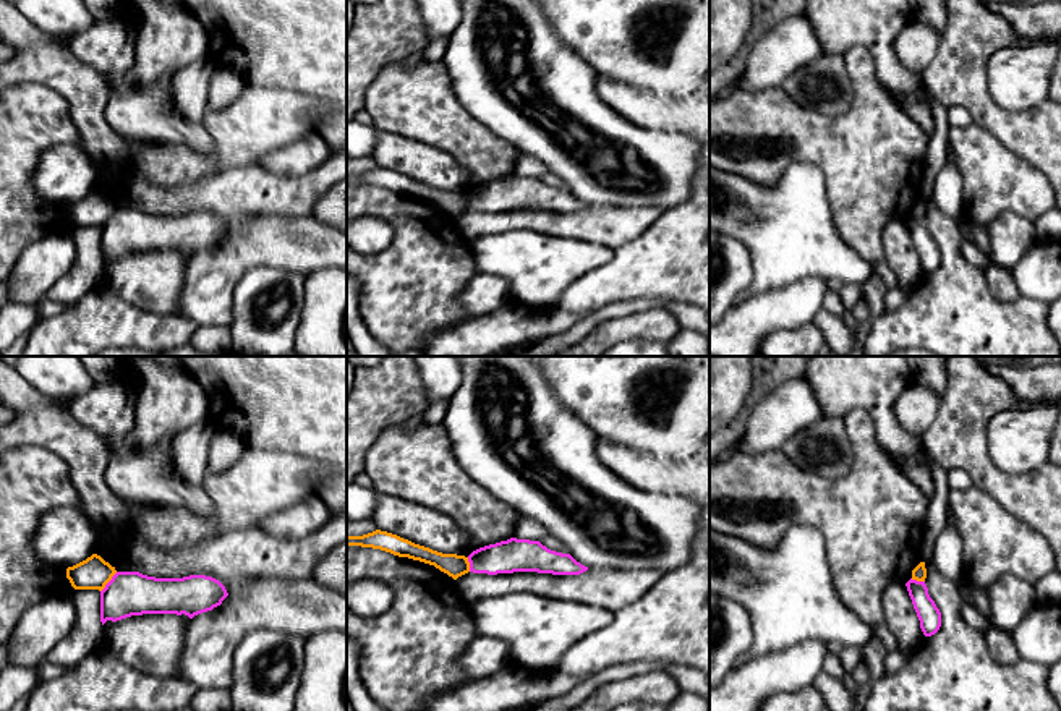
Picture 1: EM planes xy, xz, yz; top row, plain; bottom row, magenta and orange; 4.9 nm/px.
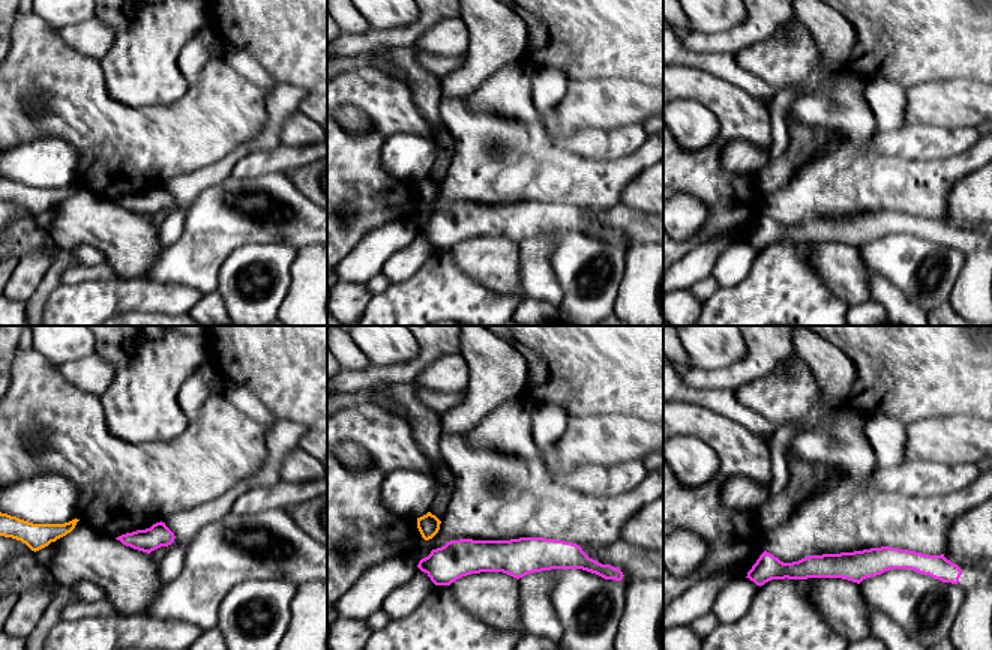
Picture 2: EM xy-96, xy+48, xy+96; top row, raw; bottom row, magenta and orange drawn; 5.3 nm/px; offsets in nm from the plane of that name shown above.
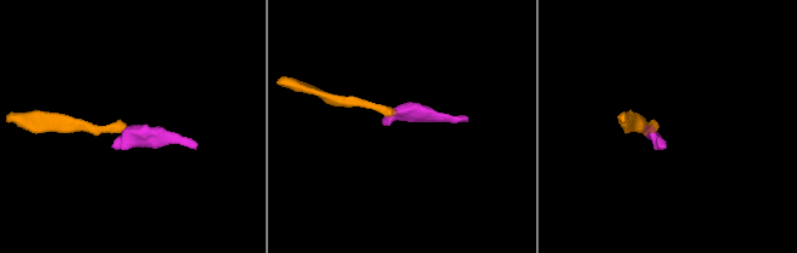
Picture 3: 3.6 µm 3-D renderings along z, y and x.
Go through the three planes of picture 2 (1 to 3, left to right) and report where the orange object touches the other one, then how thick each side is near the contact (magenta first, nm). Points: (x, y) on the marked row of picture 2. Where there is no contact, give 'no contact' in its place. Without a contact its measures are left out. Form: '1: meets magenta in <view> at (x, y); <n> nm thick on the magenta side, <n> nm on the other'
1: no contact
2: no contact
3: no contact

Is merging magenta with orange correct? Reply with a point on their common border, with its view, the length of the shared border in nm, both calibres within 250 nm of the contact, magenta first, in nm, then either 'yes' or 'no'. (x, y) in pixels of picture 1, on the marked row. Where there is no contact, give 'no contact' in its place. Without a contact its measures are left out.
contact xy (109, 582); length 130 nm; calibres 220 and 160 nm; no

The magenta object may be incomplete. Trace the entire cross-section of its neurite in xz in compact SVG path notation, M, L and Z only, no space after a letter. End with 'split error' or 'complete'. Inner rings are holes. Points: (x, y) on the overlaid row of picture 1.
M510 538L473 551L468 556L473 573L538 572L552 575L580 575L588 567L570 554L548 549L539 541Z | complete

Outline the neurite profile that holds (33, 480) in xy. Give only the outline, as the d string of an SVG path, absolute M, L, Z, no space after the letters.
M21 445L0 455L0 645L10 640L23 612L52 594L75 593L66 568L49 567L32 551L40 517L58 507L76 507L78 494L65 460L37 445Z

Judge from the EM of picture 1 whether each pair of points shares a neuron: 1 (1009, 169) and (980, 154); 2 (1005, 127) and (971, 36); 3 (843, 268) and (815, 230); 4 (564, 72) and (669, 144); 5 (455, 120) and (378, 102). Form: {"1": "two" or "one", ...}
{"1": "one", "2": "one", "3": "one", "4": "one", "5": "one"}

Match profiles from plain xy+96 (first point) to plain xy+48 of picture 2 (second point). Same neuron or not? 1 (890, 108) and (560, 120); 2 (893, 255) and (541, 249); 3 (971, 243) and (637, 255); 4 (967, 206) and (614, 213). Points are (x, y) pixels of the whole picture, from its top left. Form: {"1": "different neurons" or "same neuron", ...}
{"1": "different neurons", "2": "different neurons", "3": "same neuron", "4": "different neurons"}

